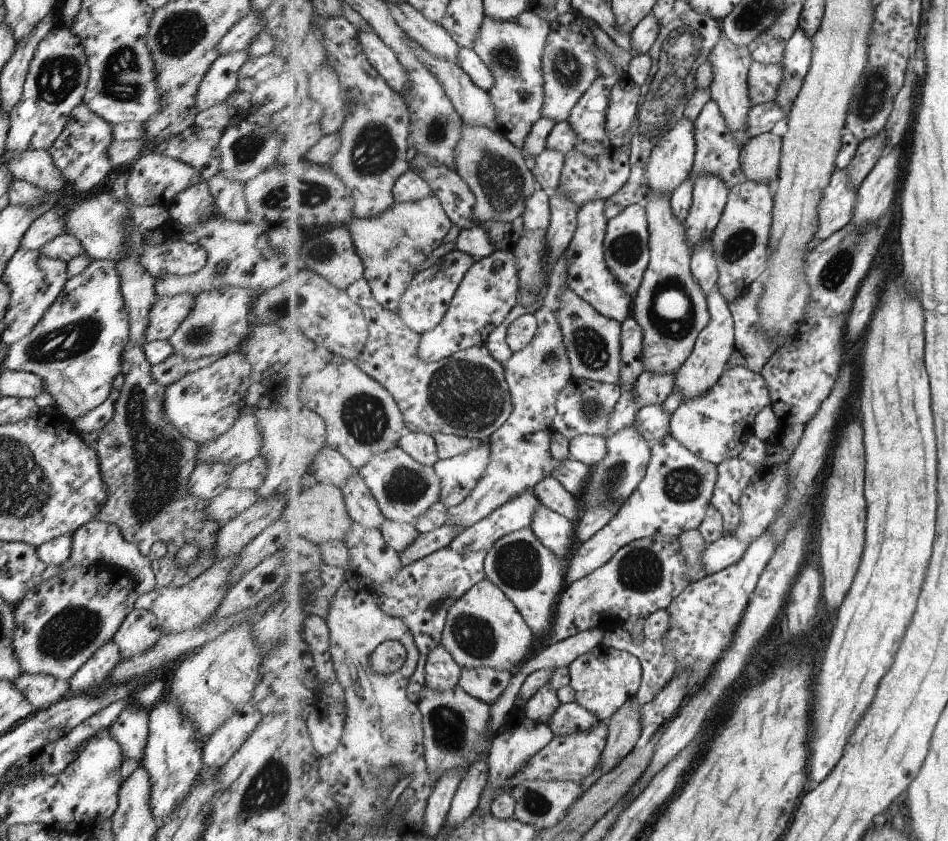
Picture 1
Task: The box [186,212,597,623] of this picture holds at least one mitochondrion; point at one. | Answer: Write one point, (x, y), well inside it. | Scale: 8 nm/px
(465, 395)

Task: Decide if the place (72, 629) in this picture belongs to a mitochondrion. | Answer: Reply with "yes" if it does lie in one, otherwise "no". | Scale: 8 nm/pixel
yes

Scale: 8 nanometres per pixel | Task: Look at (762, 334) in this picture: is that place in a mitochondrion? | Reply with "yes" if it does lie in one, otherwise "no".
no

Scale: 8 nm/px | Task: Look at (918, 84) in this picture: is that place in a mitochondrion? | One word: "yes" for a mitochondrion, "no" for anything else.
no

